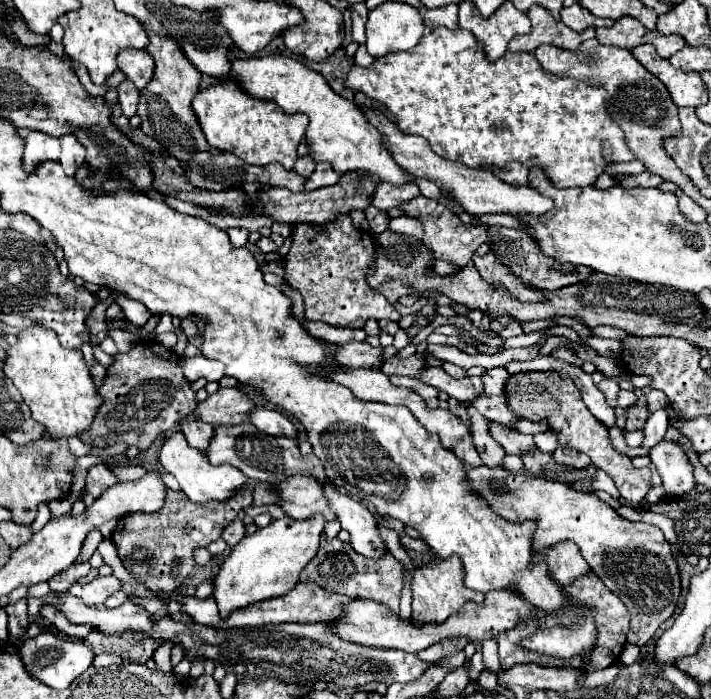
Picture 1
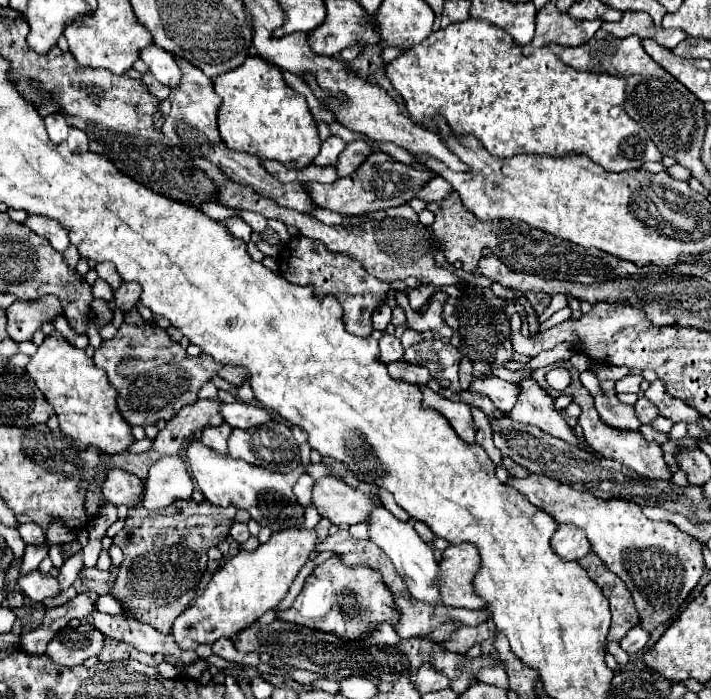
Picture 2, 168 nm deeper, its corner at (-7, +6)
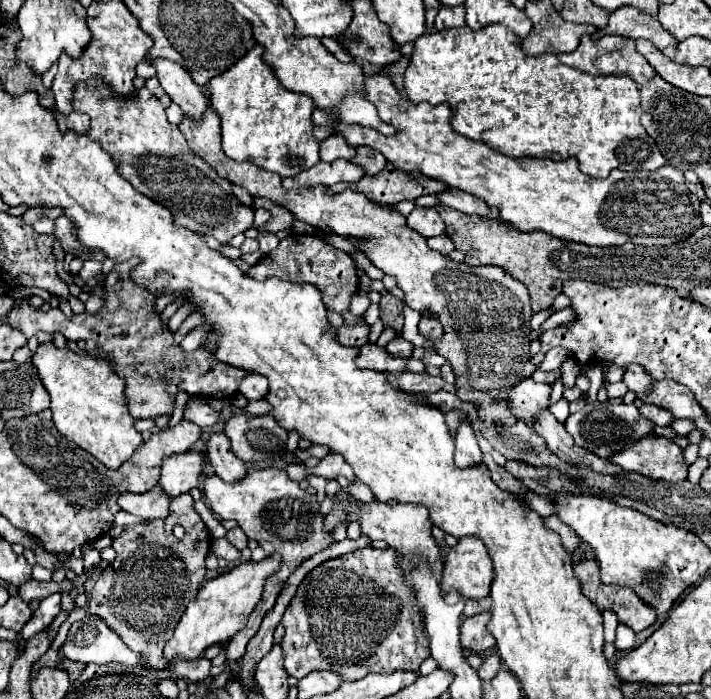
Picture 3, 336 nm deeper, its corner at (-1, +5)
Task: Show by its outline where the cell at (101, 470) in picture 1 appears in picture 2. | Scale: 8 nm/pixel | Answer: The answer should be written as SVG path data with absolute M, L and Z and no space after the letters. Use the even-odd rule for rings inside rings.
M111 469L101 483L101 493L105 501L113 505L127 505L133 507L139 499L139 493L143 493L141 479L133 473L127 473L123 469Z

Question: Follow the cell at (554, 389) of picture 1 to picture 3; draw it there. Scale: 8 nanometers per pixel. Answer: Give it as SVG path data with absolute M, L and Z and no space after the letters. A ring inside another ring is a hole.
M663 436L643 438L629 450L615 454L611 462L621 466L623 470L631 470L647 478L667 482L683 482L687 478L689 468L683 458L683 448Z

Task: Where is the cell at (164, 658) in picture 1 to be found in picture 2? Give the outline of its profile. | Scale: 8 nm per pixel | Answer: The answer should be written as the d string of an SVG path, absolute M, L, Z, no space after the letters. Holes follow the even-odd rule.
M283 529L271 535L271 539L267 543L261 543L255 551L239 551L237 555L233 555L231 559L225 561L225 565L213 573L207 589L197 597L197 601L185 609L185 613L173 623L171 635L175 637L177 645L181 649L195 649L199 643L213 643L219 637L233 637L239 629L249 627L253 621L257 621L263 613L275 609L283 597L287 595L291 583L295 581L299 569L305 565L305 561L309 559L309 555L313 553L317 545L317 533L315 529Z

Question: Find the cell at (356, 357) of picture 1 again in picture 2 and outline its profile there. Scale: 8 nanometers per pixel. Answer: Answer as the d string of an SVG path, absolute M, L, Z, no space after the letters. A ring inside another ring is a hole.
M383 333L379 339L379 363L389 365L403 359L403 347L401 341L395 335Z

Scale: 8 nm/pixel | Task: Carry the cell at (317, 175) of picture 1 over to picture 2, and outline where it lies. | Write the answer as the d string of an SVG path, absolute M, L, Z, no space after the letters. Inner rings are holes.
M363 141L347 143L337 161L337 175L339 177L351 175L367 159L367 155L369 155L369 147Z

